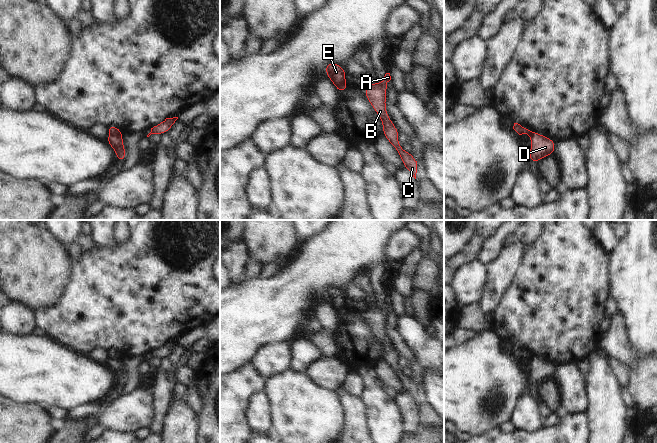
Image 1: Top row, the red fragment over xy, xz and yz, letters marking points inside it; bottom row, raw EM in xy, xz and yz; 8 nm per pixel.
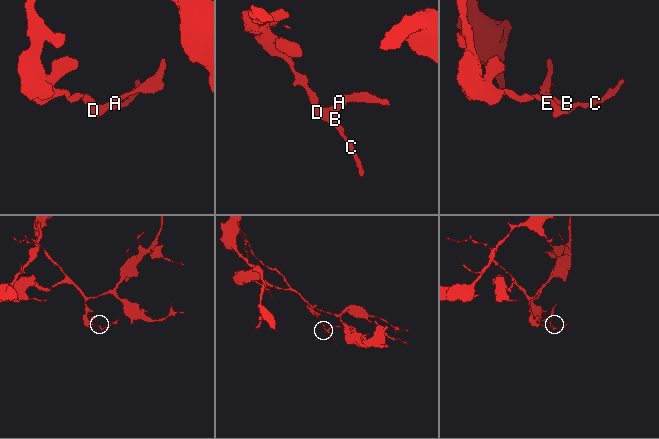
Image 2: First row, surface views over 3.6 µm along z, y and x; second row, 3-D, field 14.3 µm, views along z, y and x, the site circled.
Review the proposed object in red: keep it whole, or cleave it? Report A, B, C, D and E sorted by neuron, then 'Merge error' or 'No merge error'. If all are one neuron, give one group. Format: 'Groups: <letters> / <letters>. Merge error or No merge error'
Groups: A B C D / E. Merge error

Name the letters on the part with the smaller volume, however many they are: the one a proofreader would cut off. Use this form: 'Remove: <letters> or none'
Remove: A, B, C, D

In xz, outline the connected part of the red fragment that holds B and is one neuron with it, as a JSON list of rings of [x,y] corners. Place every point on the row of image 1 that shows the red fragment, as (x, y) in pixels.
[[[386,73],[381,83],[373,83],[364,87],[366,98],[369,100],[372,107],[376,110],[377,115],[382,120],[383,135],[391,143],[391,145],[398,152],[405,168],[416,179],[417,161],[413,155],[402,149],[402,145],[398,142],[397,138],[399,131],[392,123],[388,113],[386,112],[386,91],[387,83],[391,80],[390,73]]]

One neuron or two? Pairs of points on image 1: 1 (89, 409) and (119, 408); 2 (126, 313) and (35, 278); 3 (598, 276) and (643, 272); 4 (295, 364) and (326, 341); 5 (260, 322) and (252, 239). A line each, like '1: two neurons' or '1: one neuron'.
1: one neuron
2: two neurons
3: two neurons
4: two neurons
5: two neurons

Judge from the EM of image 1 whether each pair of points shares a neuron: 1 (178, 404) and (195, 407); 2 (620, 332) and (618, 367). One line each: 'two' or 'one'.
1: two
2: two

